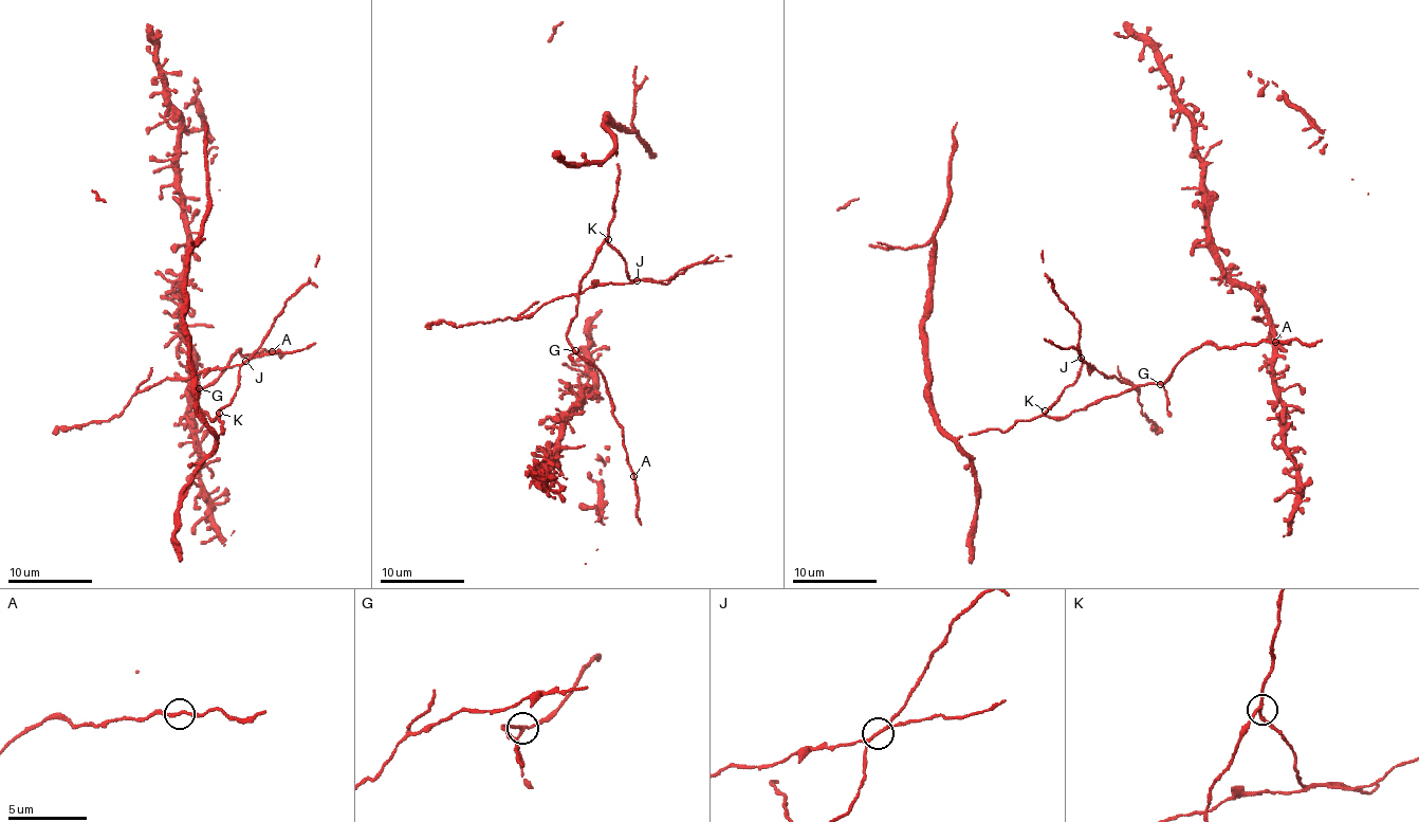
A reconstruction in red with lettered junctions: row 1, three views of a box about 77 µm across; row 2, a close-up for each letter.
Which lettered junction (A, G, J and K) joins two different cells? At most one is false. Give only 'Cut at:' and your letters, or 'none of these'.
Cut at: J

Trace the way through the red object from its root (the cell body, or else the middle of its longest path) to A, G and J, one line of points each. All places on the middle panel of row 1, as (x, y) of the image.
A: (591, 365), (599, 369), (609, 391), (614, 419), (623, 430), (623, 446), (633, 476)
G: (591, 365), (575, 350)
J: (591, 365), (567, 331), (578, 284), (601, 242), (606, 239), (638, 280)

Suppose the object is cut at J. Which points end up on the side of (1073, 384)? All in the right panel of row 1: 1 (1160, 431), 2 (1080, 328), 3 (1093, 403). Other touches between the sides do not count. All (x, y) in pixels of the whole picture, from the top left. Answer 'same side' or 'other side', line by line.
1: other side
2: same side
3: same side

